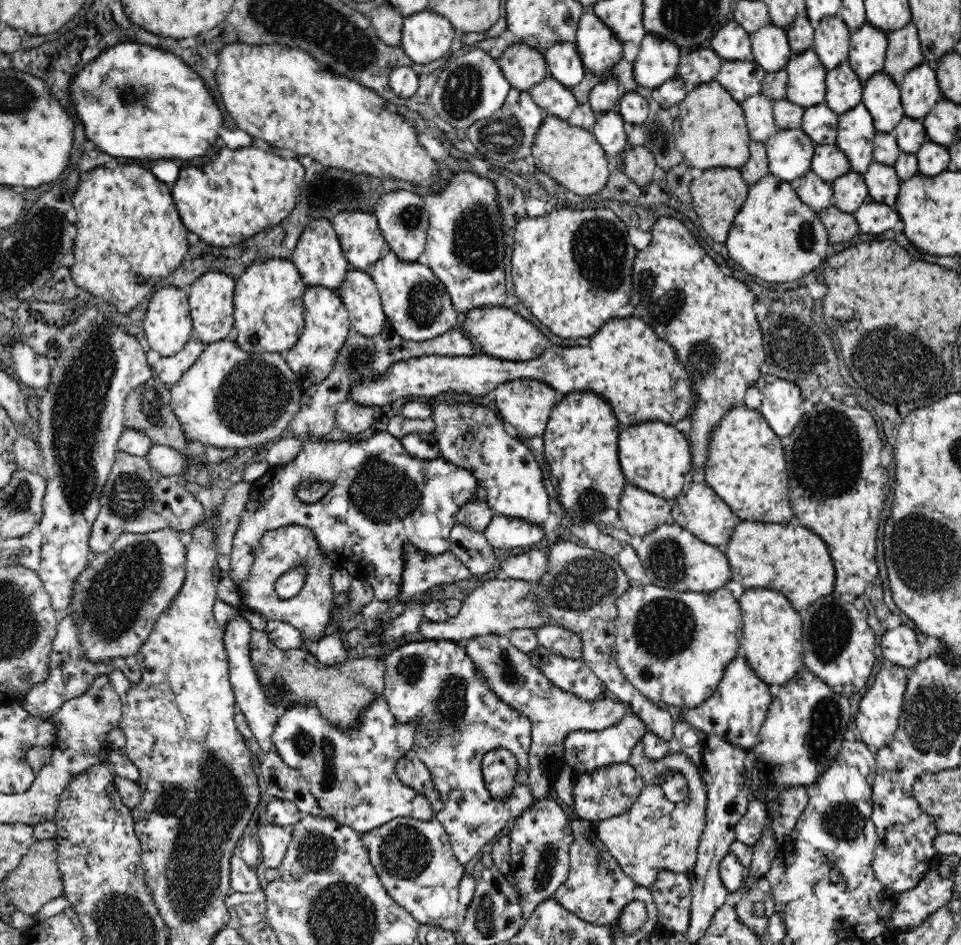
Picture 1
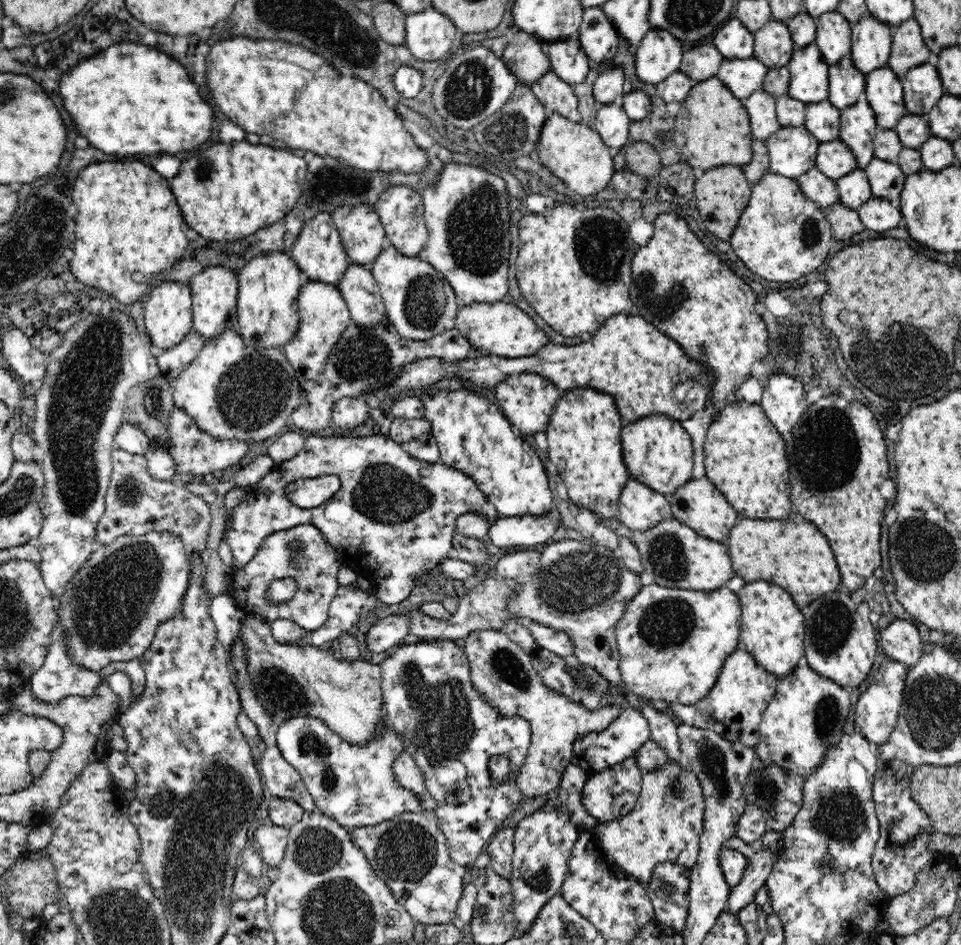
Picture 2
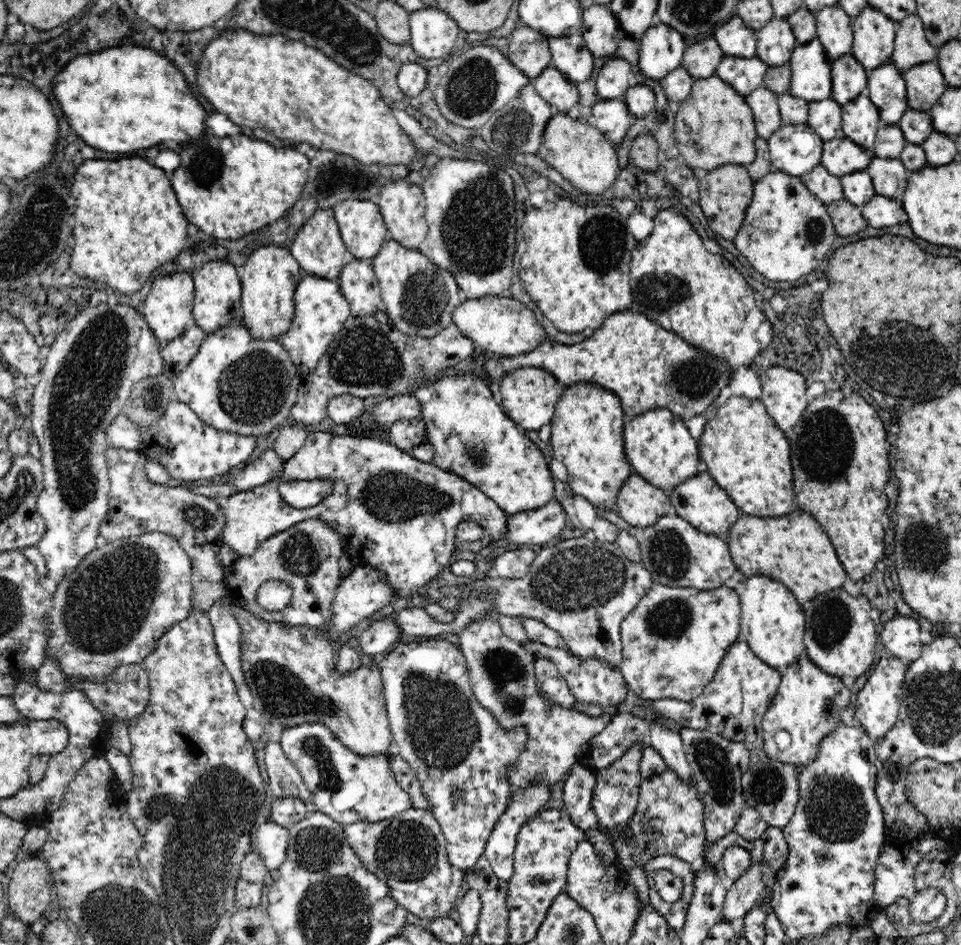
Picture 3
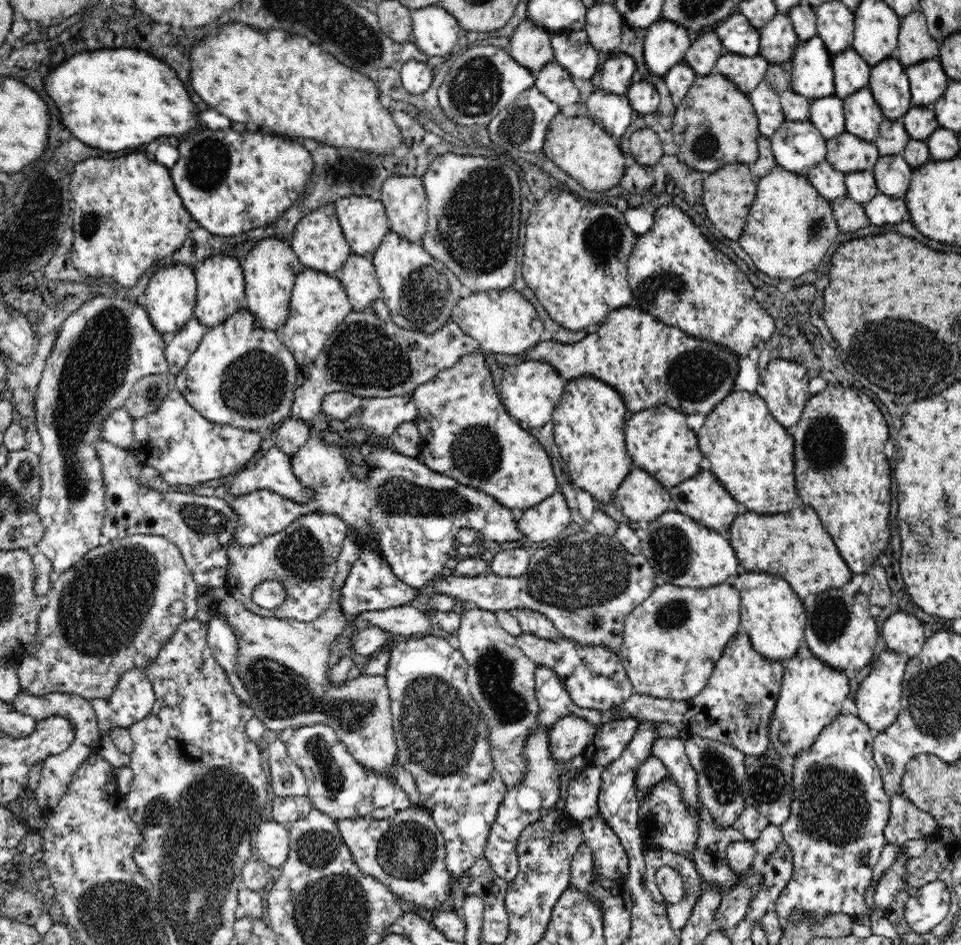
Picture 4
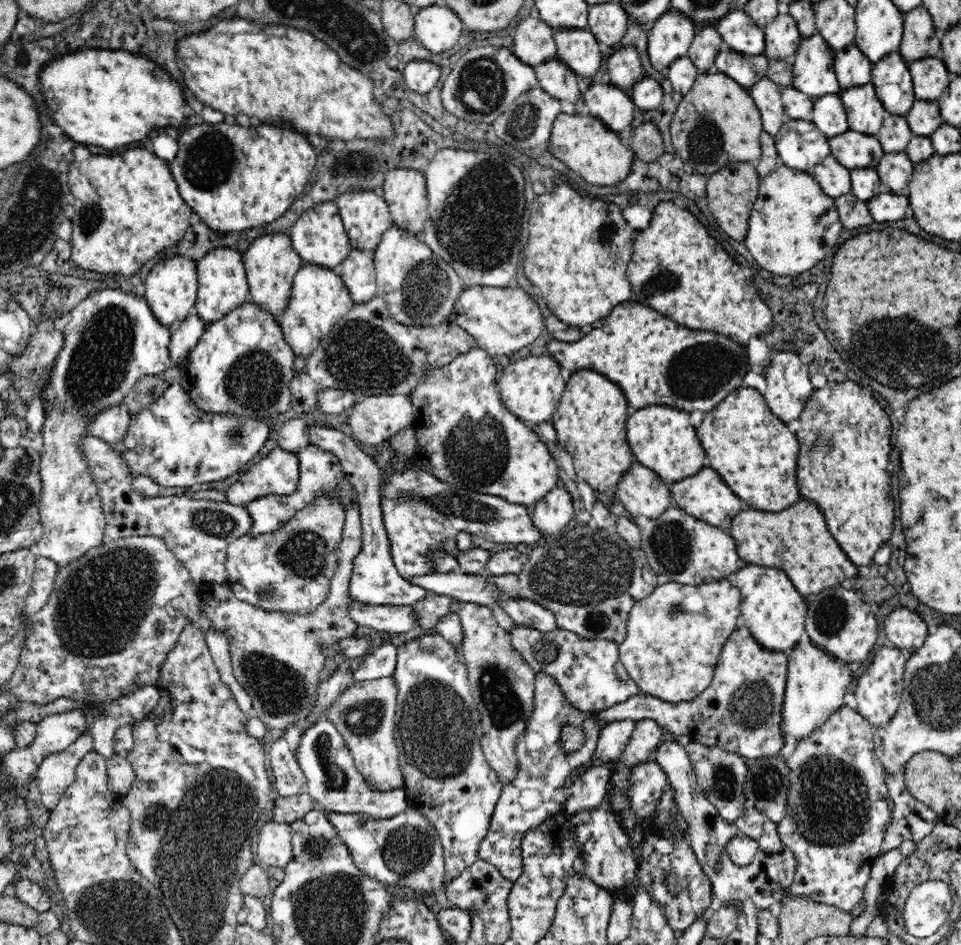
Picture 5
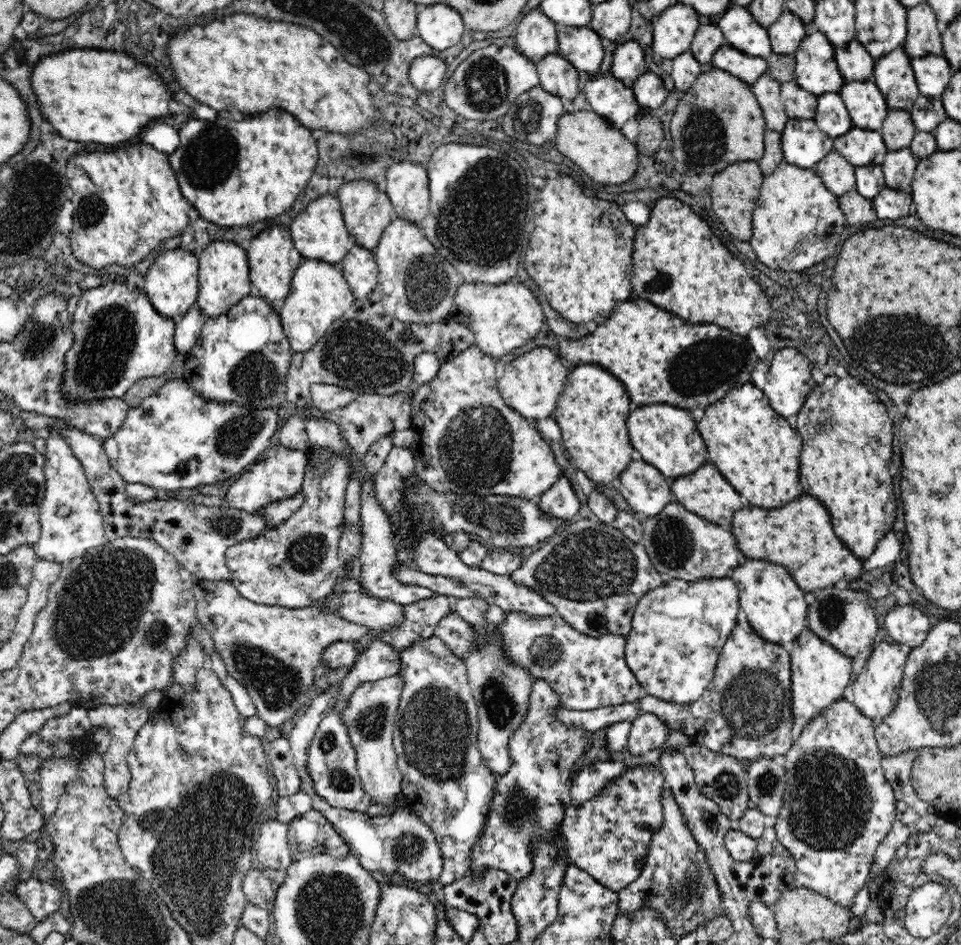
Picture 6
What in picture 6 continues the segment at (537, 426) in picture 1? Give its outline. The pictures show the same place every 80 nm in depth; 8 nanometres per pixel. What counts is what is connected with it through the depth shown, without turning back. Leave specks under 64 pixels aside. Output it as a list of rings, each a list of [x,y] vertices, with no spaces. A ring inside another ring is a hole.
[[[536,347],[533,351],[518,356],[513,362],[505,365],[502,374],[497,377],[497,387],[510,408],[535,424],[553,414],[569,372],[570,368],[555,351],[551,352],[547,347]]]

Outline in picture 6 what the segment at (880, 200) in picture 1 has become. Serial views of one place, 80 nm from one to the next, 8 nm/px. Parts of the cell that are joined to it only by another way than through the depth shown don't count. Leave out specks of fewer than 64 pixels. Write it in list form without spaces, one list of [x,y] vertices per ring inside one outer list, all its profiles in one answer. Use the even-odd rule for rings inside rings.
[[[909,147],[902,150],[888,151],[881,164],[884,173],[884,188],[911,192],[912,176],[918,166],[916,157]]]

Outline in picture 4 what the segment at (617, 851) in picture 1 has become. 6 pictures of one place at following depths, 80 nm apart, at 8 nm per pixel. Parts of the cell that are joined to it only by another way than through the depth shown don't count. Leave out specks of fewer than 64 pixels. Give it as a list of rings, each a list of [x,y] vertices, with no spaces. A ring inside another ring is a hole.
[[[668,774],[661,782],[653,785],[639,802],[638,829],[642,834],[643,850],[668,850],[692,859],[698,848],[700,811],[688,809],[684,803],[682,787]]]

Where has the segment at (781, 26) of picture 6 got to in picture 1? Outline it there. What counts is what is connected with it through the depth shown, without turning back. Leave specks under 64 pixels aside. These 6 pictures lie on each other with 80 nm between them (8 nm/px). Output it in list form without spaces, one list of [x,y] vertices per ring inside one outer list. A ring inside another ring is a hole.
[[[770,23],[749,36],[751,60],[756,61],[767,73],[784,69],[793,57],[785,28]]]

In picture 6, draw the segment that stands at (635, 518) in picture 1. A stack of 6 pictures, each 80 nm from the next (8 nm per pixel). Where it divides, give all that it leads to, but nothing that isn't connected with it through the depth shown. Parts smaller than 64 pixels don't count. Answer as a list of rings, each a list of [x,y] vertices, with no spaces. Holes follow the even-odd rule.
[[[641,460],[630,462],[615,486],[632,510],[653,517],[674,500],[670,481]]]

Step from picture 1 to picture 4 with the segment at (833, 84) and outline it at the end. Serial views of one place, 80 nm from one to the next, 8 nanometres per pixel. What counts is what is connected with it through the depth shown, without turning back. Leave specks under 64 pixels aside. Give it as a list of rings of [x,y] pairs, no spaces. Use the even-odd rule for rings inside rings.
[[[854,48],[833,56],[831,65],[834,73],[834,96],[844,100],[861,88],[869,86],[871,66]]]

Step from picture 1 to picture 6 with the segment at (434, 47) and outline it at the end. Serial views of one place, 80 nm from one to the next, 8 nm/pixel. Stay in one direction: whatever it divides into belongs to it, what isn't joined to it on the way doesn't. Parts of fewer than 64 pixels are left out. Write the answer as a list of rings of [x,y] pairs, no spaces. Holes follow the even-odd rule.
[[[442,3],[419,7],[417,32],[426,45],[434,50],[446,50],[458,44],[464,34],[462,15]]]

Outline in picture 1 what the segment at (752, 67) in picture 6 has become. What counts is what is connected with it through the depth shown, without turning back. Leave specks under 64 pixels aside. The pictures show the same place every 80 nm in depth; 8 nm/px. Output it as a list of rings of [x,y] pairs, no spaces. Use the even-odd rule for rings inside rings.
[[[754,60],[723,61],[716,81],[742,104],[748,97],[761,93],[762,81],[767,72]]]

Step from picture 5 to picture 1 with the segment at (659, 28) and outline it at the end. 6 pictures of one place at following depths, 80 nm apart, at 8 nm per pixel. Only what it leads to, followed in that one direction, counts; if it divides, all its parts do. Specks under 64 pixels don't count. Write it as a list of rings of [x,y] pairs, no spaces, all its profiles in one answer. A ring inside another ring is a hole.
[[[647,34],[641,40],[639,51],[633,61],[636,83],[652,90],[668,79],[675,78],[681,55],[676,44]]]

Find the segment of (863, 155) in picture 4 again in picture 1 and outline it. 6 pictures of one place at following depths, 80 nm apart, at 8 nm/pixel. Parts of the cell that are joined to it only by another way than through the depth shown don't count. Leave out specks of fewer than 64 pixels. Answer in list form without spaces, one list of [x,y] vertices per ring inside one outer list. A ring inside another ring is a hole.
[[[832,143],[814,146],[810,170],[826,182],[832,182],[851,171],[846,155]]]

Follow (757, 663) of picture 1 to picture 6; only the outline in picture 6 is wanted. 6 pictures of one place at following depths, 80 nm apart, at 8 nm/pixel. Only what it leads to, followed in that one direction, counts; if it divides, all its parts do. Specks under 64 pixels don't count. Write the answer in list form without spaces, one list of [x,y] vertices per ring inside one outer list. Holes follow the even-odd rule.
[[[743,559],[740,565],[732,569],[730,579],[739,591],[739,607],[746,612],[748,623],[762,639],[790,647],[807,628],[809,604],[804,601],[804,592],[786,568],[768,561]]]

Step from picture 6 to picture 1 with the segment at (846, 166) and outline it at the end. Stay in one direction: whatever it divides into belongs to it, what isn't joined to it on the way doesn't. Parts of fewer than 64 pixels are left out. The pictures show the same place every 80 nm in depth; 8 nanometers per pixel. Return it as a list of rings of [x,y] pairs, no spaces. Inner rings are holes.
[[[812,170],[789,183],[792,185],[794,193],[800,197],[800,201],[810,206],[812,210],[819,211],[828,208],[834,202],[832,183],[820,179]]]

